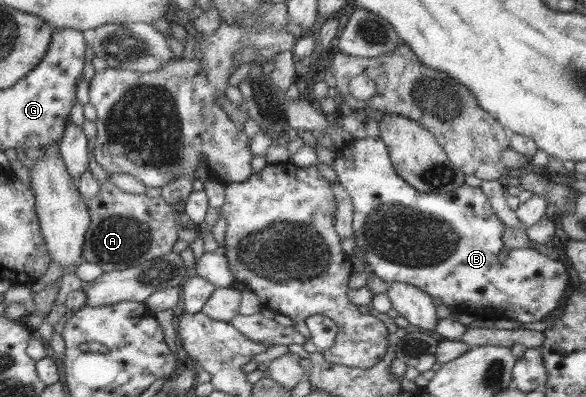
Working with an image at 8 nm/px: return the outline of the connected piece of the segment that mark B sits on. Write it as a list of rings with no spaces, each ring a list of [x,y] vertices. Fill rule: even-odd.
[[[378,137],[353,139],[336,151],[331,164],[338,184],[346,191],[352,203],[351,227],[354,242],[364,251],[364,259],[372,273],[386,283],[410,284],[442,300],[445,306],[454,306],[481,319],[510,319],[520,323],[542,321],[552,313],[566,287],[568,273],[564,263],[531,249],[516,249],[507,252],[503,261],[498,260],[502,251],[503,224],[493,213],[490,203],[479,187],[460,185],[449,193],[421,193],[409,187],[394,172],[386,144]]]

